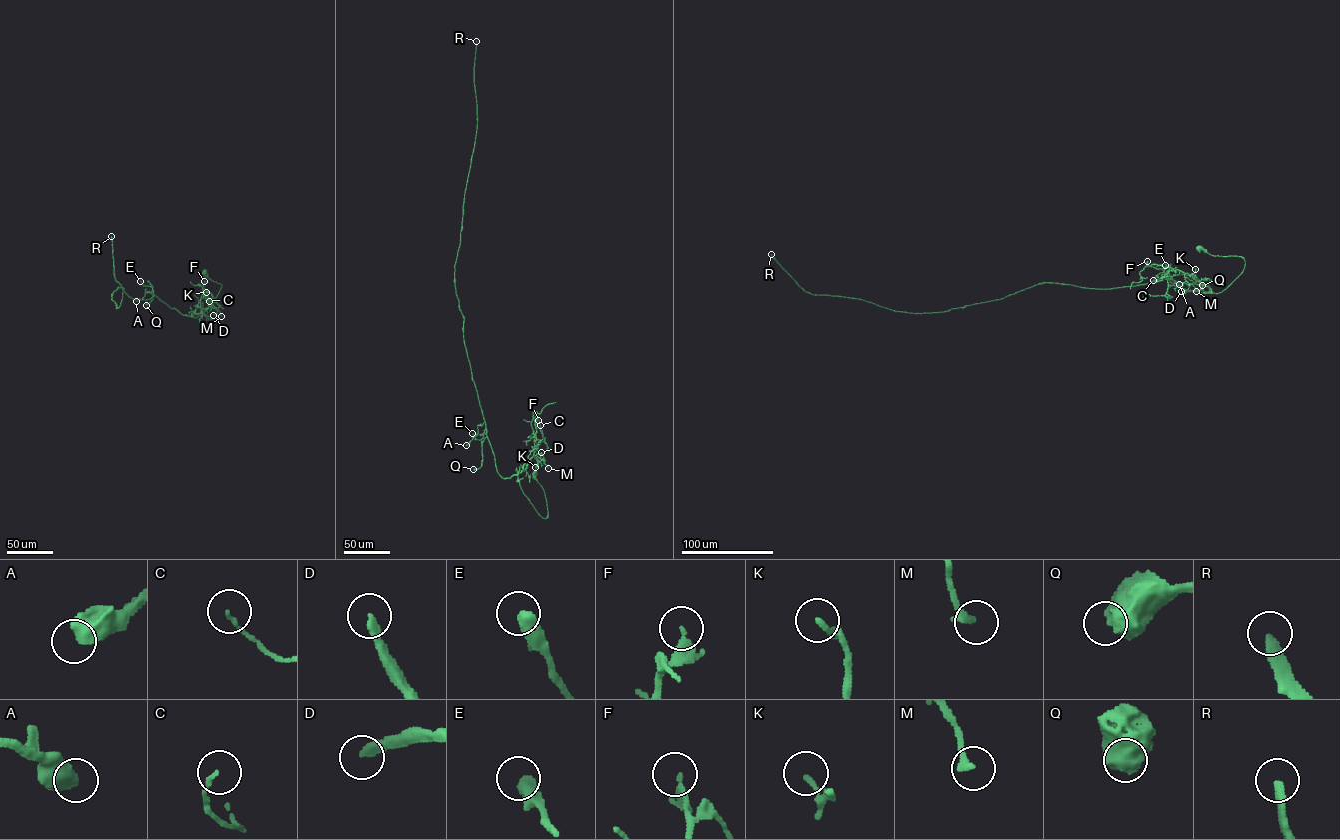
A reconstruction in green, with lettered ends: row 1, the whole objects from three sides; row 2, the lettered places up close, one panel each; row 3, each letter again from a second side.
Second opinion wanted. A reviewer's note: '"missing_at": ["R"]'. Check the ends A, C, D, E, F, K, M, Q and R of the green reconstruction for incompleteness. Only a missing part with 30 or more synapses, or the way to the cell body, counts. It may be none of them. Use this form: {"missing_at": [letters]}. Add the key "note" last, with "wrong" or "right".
{"missing_at": ["R"], "note": "right"}

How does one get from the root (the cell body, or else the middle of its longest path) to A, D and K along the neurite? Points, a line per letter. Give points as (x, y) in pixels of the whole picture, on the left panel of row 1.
A: (204, 271), (222, 286), (214, 301), (196, 318), (181, 314), (146, 289), (142, 299), (136, 301)
D: (204, 271), (222, 286), (204, 312), (196, 318), (191, 316), (204, 296), (217, 310), (213, 315)
K: (204, 271), (222, 286), (204, 312), (196, 318), (191, 316), (202, 297), (208, 298), (206, 292)

